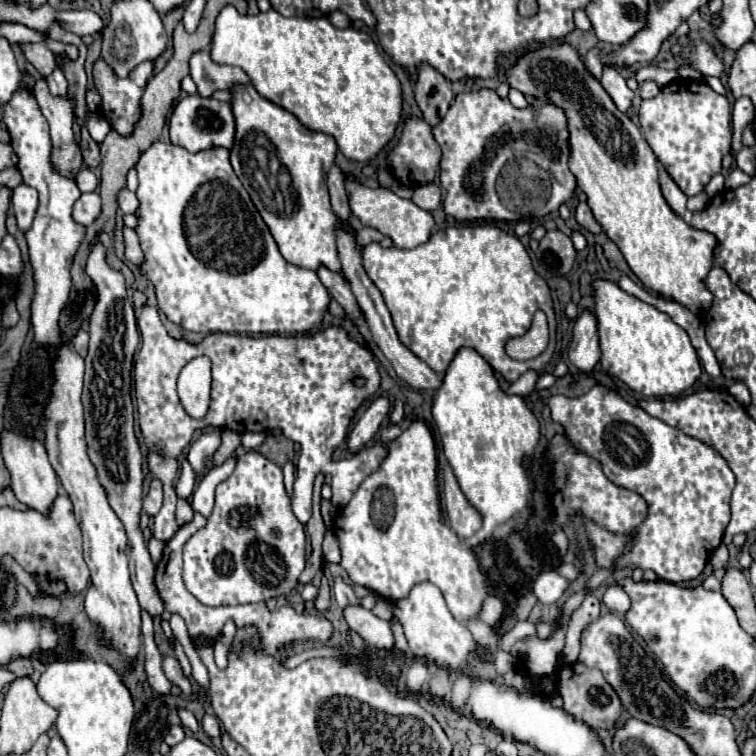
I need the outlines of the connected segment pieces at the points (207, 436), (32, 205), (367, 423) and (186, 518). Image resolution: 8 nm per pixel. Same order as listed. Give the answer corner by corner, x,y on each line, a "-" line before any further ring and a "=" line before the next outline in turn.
209,429
197,441
191,443
187,459
191,461
197,475
201,471
205,471
205,463
213,457
213,453
217,451
219,445
221,445
221,429
=
17,185
12,190
11,204
19,229
29,229
39,205
37,191
29,185
=
379,397
371,403
371,407
365,411
365,415
349,431
349,437
347,437
349,453
353,453
353,455
359,453
375,437
381,421
387,417
389,409
391,409
391,401
385,397
=
178,499
176,513
175,513
177,524
179,526
182,526
185,523
191,521
193,516
194,516
194,512
189,502
183,499

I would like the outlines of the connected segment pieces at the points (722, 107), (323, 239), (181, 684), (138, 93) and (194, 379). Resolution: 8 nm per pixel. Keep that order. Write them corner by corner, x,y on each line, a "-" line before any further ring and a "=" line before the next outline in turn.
679,79
663,87
657,97
645,99
641,103
639,121
641,121
641,129
651,151
663,163
663,167
669,171
673,181
679,185
679,189
687,197
701,193
705,185
711,181
711,177
721,173
721,161
731,151
731,105
727,97
715,93
707,83
=
251,83
235,87
231,93
235,95
233,115
237,121
231,165
267,223
283,257
303,269
317,271
325,265
341,275
341,261
337,255
339,227
355,235
359,251
369,243
381,241
383,235
375,229
353,229
333,213
327,191
327,171
335,163
335,139
325,133
309,131
293,113
261,97
=
163,657
163,673
165,673
165,677
167,677
173,685
177,685
185,695
191,693
191,683
189,683
189,679
183,675
181,665
179,665
179,661
177,661
175,657
=
101,57
93,63
93,83
101,95
101,111
99,113
107,119
111,129
117,131
121,137
129,137
133,133
137,121
143,115
141,97
143,97
147,81
153,77
153,69
155,69
155,61
143,61
141,65
137,65
137,69
133,69
133,73
129,73
129,77
117,77
113,73
113,69
109,69
109,65
=
197,357
183,367
177,383
181,403
191,417
203,419
207,415
209,389
211,389
211,361
209,357

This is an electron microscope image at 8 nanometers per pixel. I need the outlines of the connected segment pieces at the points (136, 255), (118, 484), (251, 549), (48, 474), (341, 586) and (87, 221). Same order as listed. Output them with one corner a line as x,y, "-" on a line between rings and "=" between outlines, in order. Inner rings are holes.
125,227
125,229
123,229
123,235
125,235
125,257
127,257
127,261
131,261
133,265
141,267
143,261
145,261
145,257
143,257
143,251
141,251
141,247
139,247
139,237
137,237
137,233
135,233
133,229
=
95,243
87,259
87,275
97,287
97,305
89,319
89,353
85,359
85,387
83,387
83,407
85,407
85,439
87,453
97,469
97,479
103,485
109,505
123,523
129,537
129,569
131,583
137,593
139,605
151,617
163,613
163,601
153,585
155,563
149,557
147,545
143,541
143,531
139,527
141,505
143,505
143,483
145,465
139,439
133,429
133,403
131,403
131,367
133,355
139,345
139,331
133,315
133,301
127,299
125,277
115,271
105,261
105,247
=
257,451
239,457
229,479
215,489
215,507
207,525
183,547
183,581
203,605
259,603
289,595
305,567
305,527
291,511
283,471
=
3,431
1,435
1,447
3,447
3,459
5,459
5,467
11,473
11,489
15,493
15,497
25,503
29,509
35,509
43,515
49,515
53,501
57,497
57,473
53,471
49,459
47,459
47,451
39,441
29,441
17,433
9,433
=
335,579
335,585
333,585
333,593
335,593
335,601
339,603
341,609
349,607
349,605
359,605
361,601
357,599
357,595
353,593
353,589
349,585
345,585
341,579
=
97,191
87,193
87,195
83,193
73,207
73,219
81,225
91,225
95,217
101,213
101,205
101,197

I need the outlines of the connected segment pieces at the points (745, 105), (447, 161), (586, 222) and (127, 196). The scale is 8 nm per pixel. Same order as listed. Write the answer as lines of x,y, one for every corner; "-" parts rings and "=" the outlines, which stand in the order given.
743,97
741,101
735,103
735,107
733,107
733,129
735,129
735,133
732,135
732,148
735,155
743,147
743,129
747,127
747,123
753,121
753,117
755,117
755,113
753,113
753,103
749,101
749,97
=
493,89
461,93
455,103
451,103
445,119
433,127
433,135
443,149
439,175
445,191
443,209
457,221
521,219
521,215
509,211
495,193
499,169
517,155
539,163
539,167
547,169
559,183
559,187
553,187
545,209
539,209
539,217
557,211
575,191
575,177
569,171
569,131
565,129
565,111
557,109
551,101
533,99
525,109
517,109
=
579,203
577,211
575,211
575,219
579,221
579,225
589,229
591,233
601,233
601,225
595,221
595,217
593,217
593,213
591,213
587,203
=
123,189
123,191
119,193
119,207
121,207
121,211
123,211
123,213
137,215
137,205
139,205
137,195
135,195
135,193
131,193
129,189

